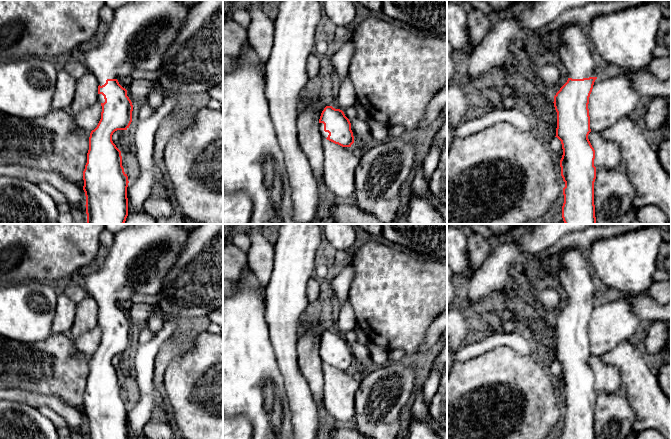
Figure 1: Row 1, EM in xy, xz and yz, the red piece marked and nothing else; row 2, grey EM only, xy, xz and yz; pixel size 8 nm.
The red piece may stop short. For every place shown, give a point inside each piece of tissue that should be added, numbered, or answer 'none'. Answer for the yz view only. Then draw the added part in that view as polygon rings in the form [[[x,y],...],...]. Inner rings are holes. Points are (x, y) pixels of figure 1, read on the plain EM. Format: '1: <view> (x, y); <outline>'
1: yz (575, 275); [[[566,247],[558,267],[559,282],[568,302],[597,301],[599,284],[593,275],[589,258],[582,254],[580,247]]]

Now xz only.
1: xz (324, 358); [[[319,347],[319,354],[320,354],[322,361],[324,363],[326,363],[328,361],[329,357],[324,355],[324,348],[323,347]]]

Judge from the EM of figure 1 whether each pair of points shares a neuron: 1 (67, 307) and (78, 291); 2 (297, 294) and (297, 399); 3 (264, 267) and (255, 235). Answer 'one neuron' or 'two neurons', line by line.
1: two neurons
2: one neuron
3: one neuron

